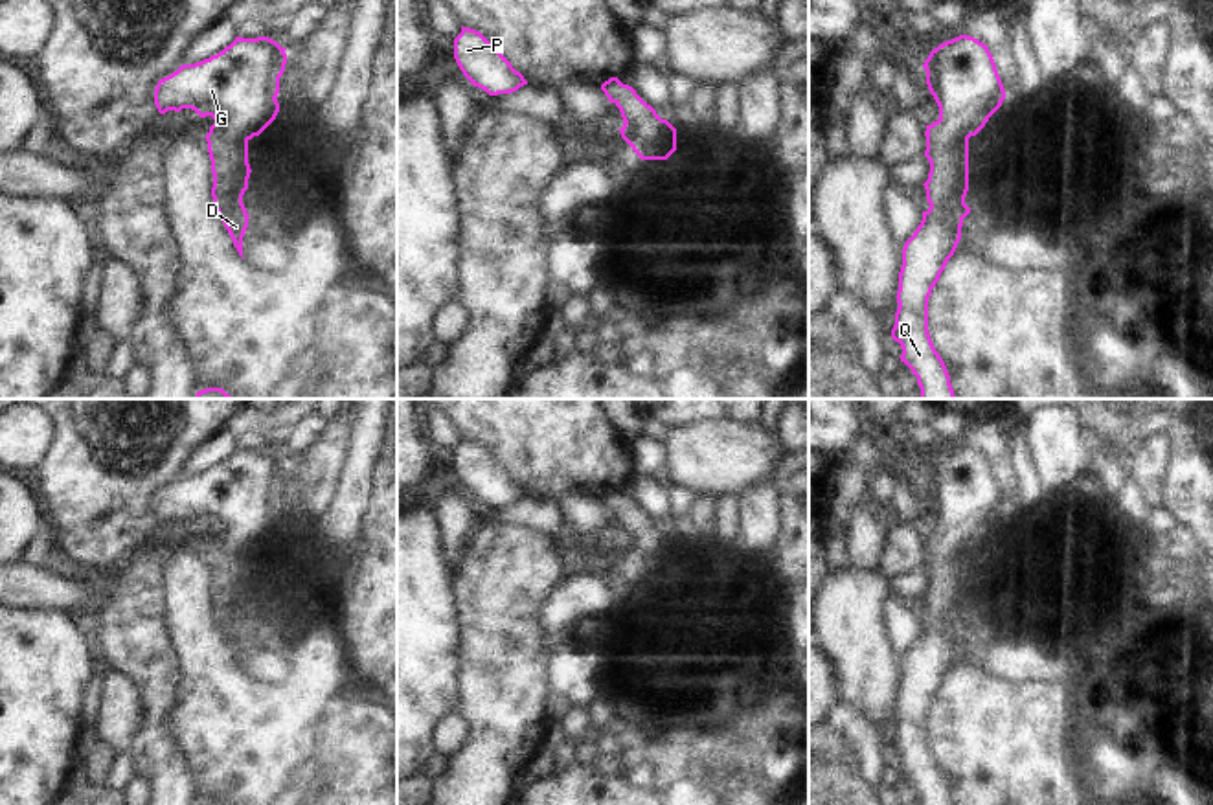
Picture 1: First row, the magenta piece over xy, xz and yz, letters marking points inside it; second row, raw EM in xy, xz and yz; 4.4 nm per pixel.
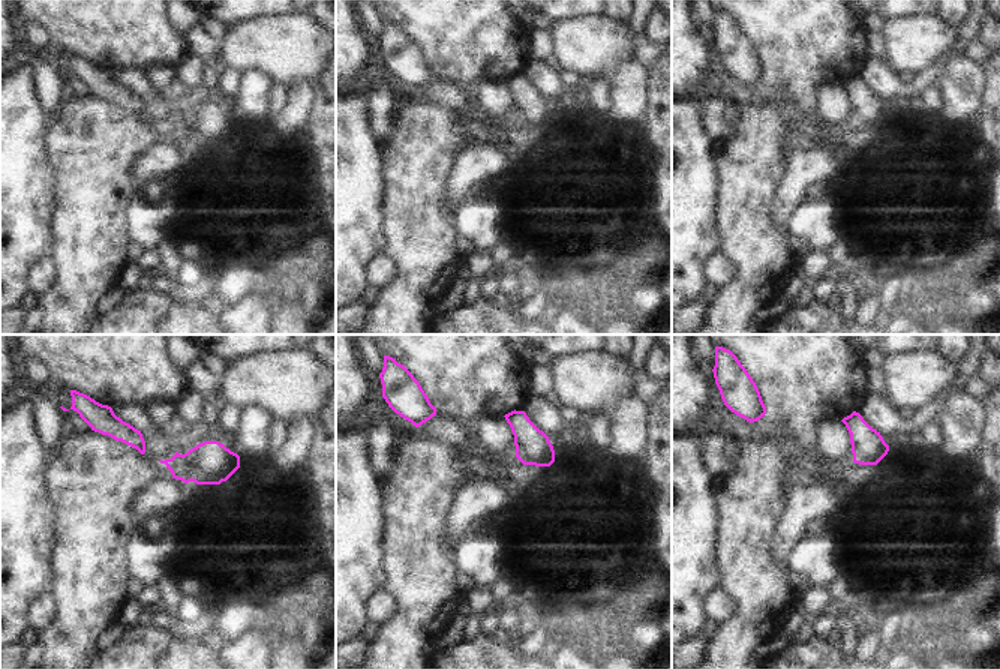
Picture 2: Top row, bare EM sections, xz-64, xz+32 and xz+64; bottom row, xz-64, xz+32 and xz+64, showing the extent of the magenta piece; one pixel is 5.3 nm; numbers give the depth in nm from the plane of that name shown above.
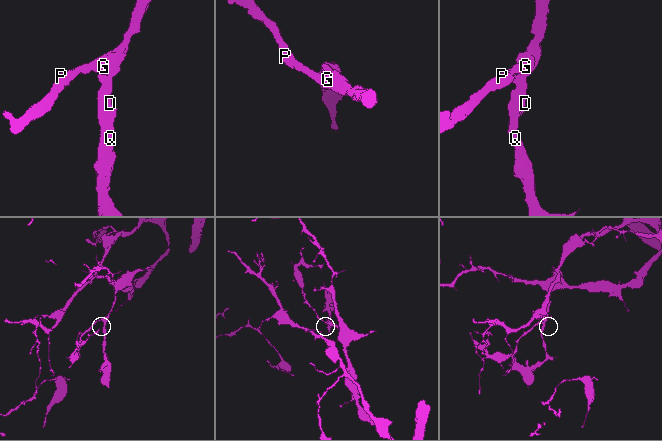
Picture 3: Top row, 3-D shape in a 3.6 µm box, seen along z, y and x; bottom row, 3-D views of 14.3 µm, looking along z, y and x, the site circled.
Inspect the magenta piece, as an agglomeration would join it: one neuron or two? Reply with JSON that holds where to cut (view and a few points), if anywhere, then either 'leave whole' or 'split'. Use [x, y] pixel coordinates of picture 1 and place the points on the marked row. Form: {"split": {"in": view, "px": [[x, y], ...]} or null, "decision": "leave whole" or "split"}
{"split": null, "decision": "leave whole"}

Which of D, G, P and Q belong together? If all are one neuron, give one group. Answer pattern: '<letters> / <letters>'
D G P Q

